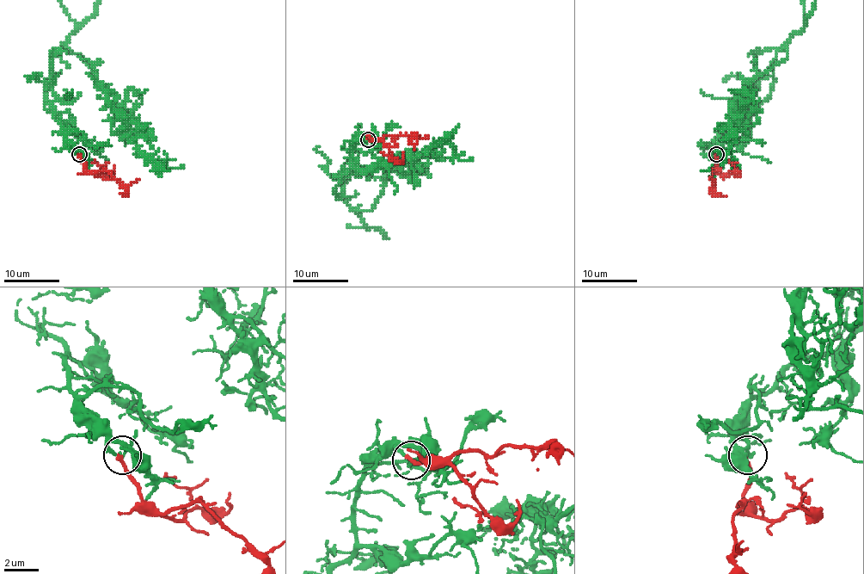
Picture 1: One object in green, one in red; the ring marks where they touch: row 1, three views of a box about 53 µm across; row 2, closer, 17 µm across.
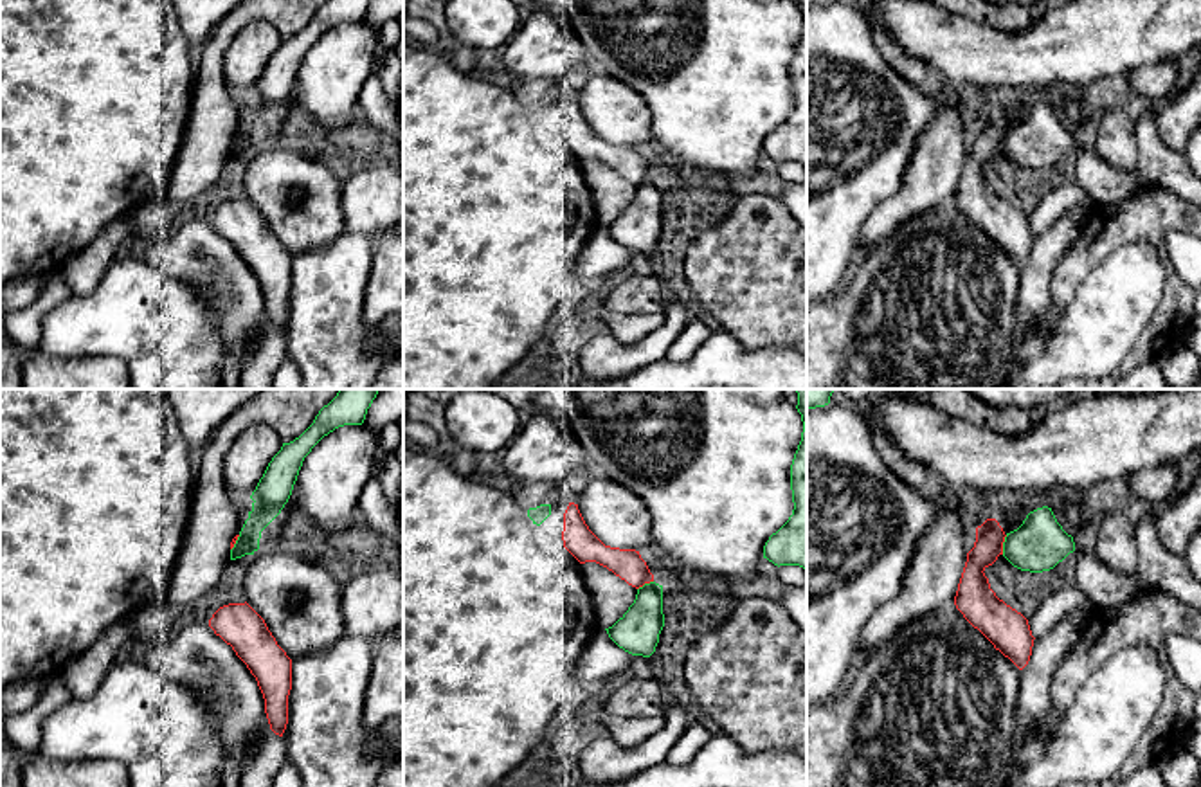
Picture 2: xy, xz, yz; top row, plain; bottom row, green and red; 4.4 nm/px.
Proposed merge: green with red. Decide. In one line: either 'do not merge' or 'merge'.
merge

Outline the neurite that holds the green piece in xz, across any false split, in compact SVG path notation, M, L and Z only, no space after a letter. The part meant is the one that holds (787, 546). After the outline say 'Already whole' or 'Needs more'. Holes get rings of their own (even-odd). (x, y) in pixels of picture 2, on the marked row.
M796 389L796 393L803 432L790 465L794 510L789 520L765 542L763 558L778 567L799 565L807 569L807 389Z. Already whole

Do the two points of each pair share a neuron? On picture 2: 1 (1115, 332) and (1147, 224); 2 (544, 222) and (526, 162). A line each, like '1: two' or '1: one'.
1: two
2: one

